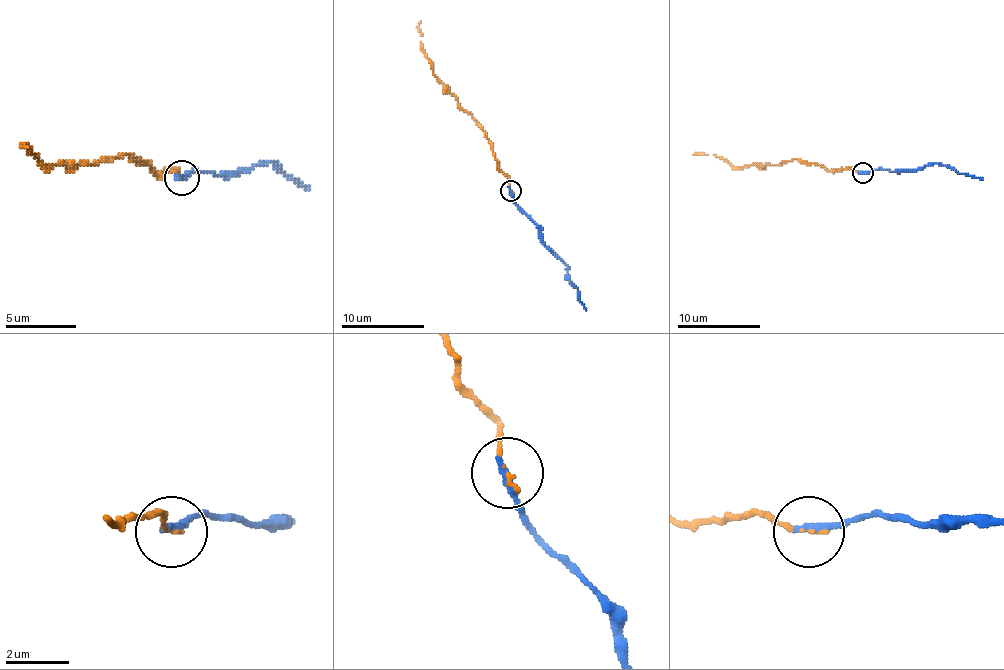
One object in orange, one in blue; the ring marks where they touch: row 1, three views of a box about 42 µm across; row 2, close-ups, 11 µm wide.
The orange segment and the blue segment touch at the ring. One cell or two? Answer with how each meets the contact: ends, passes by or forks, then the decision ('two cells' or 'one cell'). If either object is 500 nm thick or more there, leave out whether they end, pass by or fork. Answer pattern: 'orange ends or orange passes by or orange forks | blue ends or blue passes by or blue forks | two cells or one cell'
orange ends | blue ends | one cell

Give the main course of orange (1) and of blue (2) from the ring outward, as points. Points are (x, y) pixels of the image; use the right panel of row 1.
1: (862, 173), (850, 169), (827, 171), (796, 159), (778, 165), (732, 167), (714, 155), (693, 155)
2: (862, 171), (912, 171), (937, 163), (982, 179)

